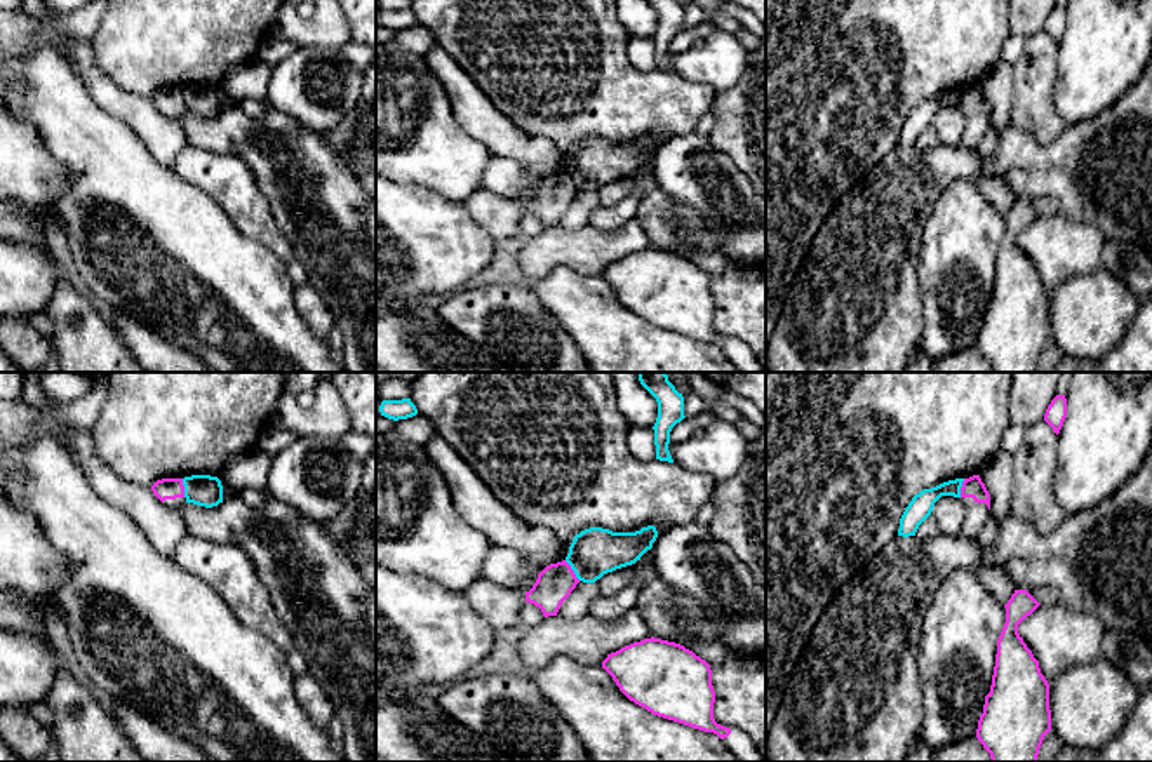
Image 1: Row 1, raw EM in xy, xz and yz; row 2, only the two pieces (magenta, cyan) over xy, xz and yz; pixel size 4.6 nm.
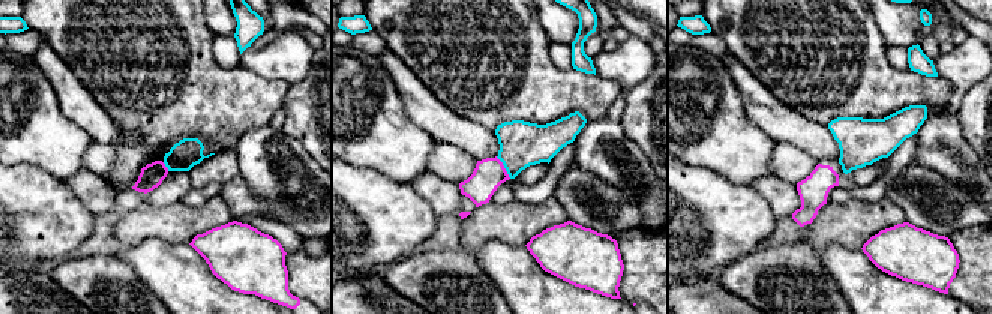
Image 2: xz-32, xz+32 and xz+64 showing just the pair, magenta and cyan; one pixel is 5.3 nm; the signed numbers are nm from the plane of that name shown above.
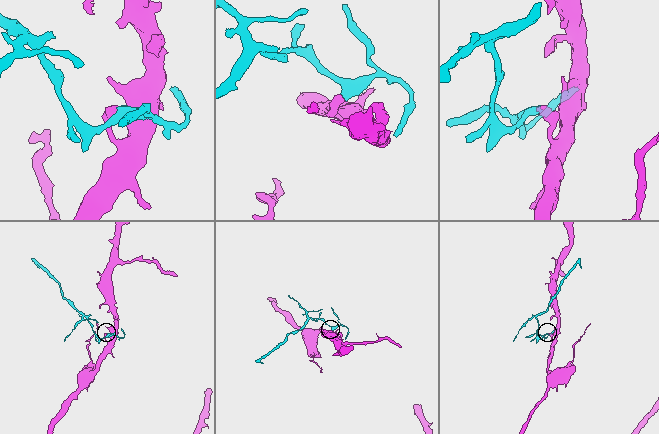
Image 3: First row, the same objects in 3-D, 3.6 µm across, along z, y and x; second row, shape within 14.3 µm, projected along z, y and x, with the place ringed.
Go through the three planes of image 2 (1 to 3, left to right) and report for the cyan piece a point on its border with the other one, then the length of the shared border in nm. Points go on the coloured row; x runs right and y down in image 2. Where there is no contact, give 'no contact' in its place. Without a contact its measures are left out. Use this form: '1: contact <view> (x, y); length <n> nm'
1: contact xz-32 (165, 167); length 60 nm
2: contact xz+32 (503, 167); length 150 nm
3: no contact

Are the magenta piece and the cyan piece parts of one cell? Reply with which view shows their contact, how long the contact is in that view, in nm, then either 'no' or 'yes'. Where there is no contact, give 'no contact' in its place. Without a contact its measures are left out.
contact in xz; length 120 nm; no

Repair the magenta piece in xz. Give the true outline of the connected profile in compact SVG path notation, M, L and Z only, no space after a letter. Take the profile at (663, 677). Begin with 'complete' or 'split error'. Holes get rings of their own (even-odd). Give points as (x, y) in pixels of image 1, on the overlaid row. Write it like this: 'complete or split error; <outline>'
split error; M644 638L607 654L602 668L653 715L717 734L740 762L764 762L745 731L715 722L710 665L684 645Z

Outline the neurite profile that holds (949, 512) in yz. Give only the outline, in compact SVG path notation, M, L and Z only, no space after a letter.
M941 496L931 511L931 517L936 520L940 534L957 538L968 506L962 503L961 498L954 496Z

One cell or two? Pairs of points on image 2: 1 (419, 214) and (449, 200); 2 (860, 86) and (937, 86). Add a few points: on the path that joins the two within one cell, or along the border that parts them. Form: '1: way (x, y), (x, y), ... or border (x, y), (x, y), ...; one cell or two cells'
1: border (408, 184), (438, 215); two cells
2: way (880, 86), (917, 86); one cell

